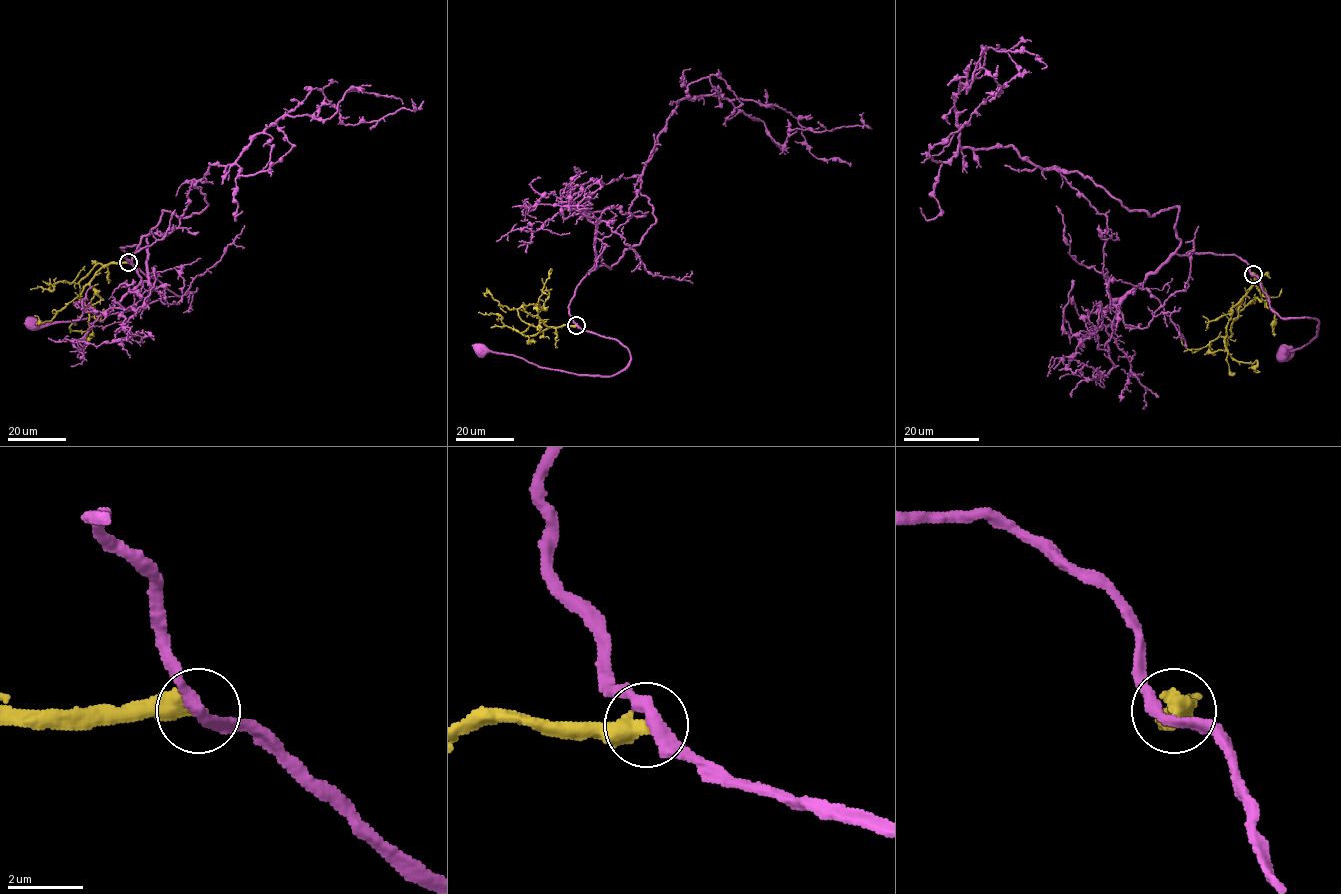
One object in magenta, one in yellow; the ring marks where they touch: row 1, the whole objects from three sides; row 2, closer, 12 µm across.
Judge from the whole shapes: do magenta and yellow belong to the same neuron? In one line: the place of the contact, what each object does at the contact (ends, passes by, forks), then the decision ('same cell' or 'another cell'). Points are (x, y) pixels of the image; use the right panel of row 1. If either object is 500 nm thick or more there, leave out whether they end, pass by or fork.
place (1253, 274); another cell

